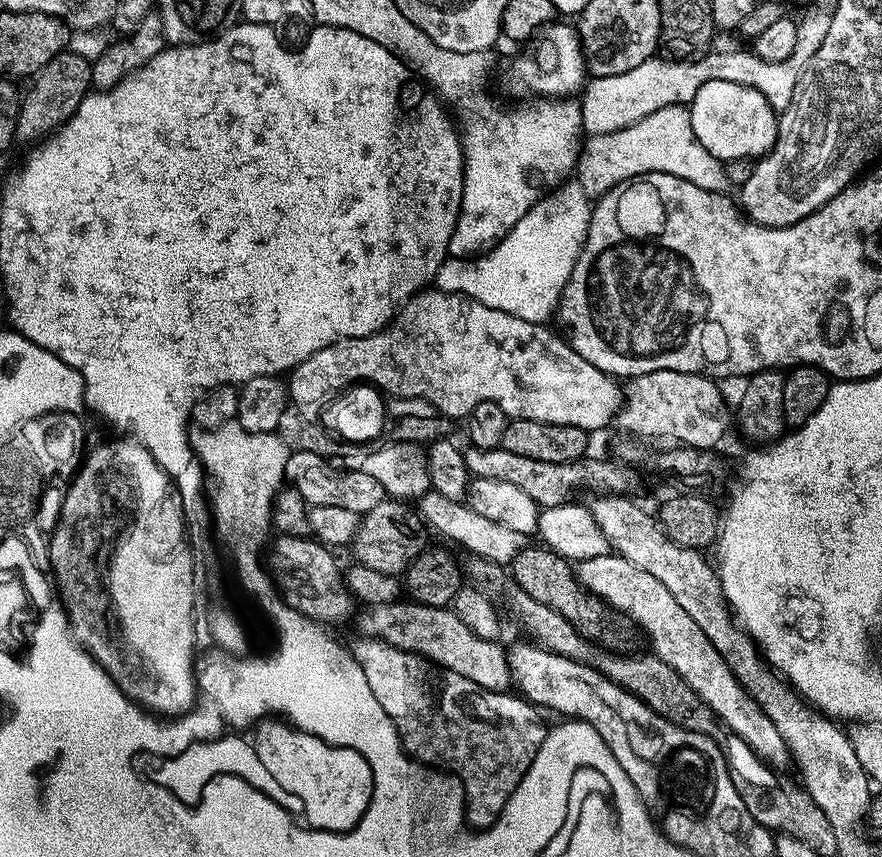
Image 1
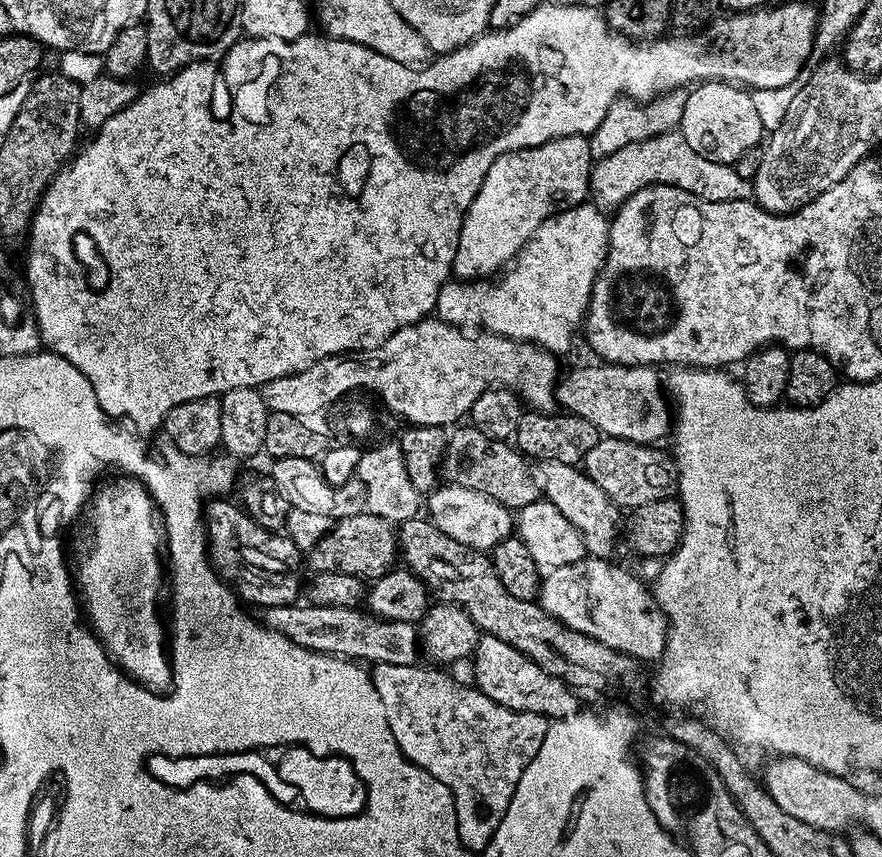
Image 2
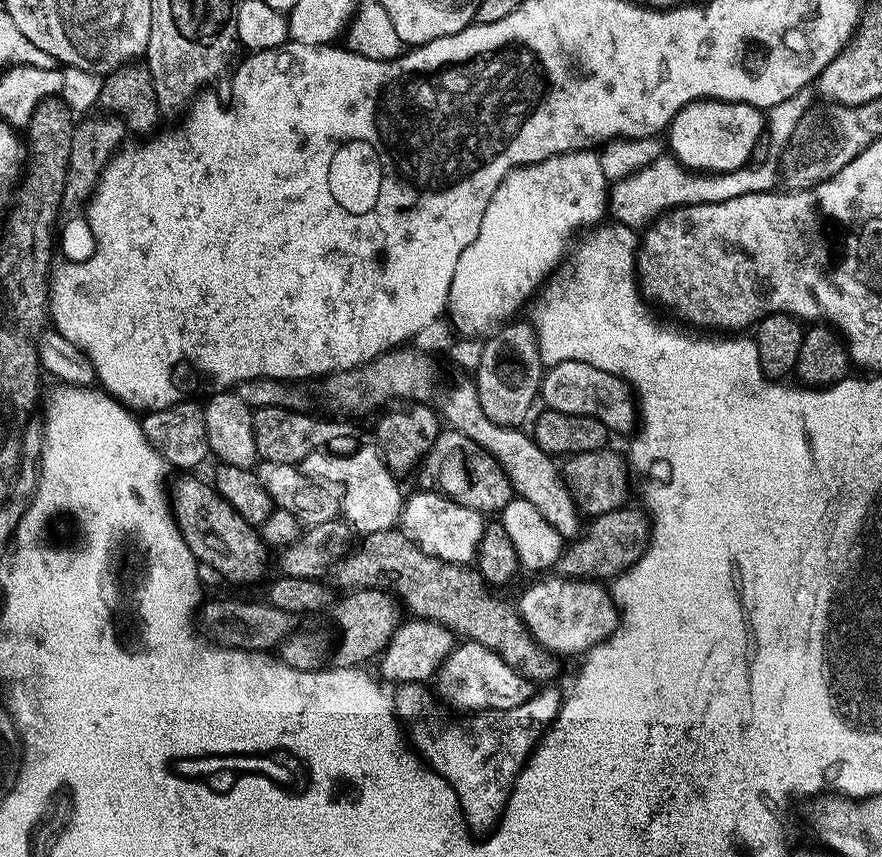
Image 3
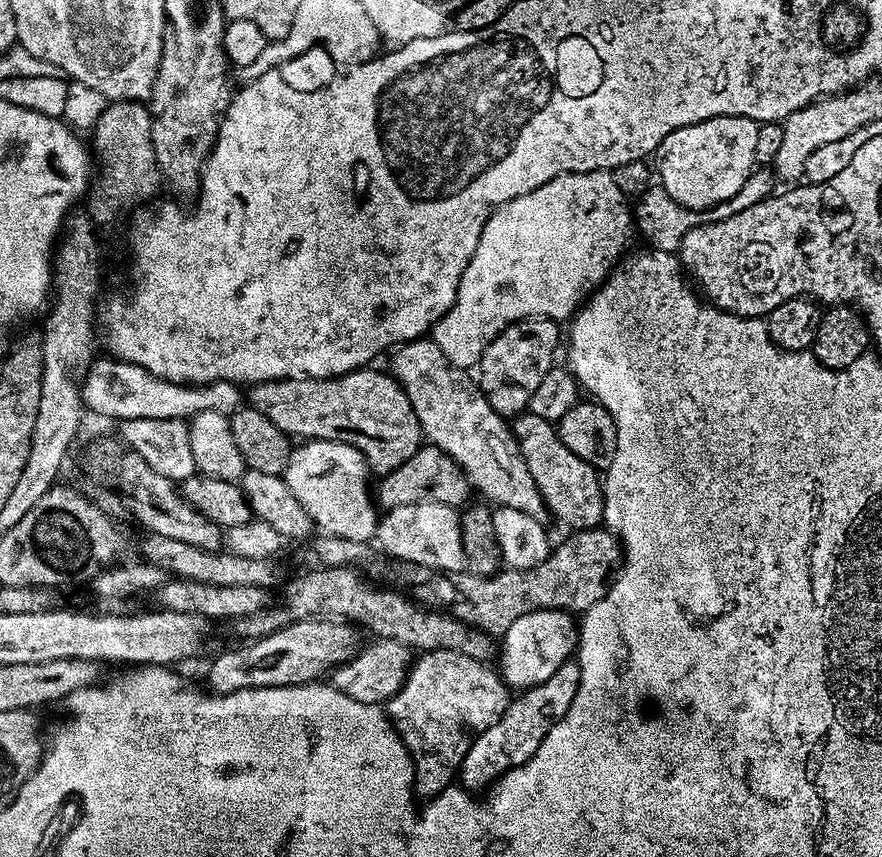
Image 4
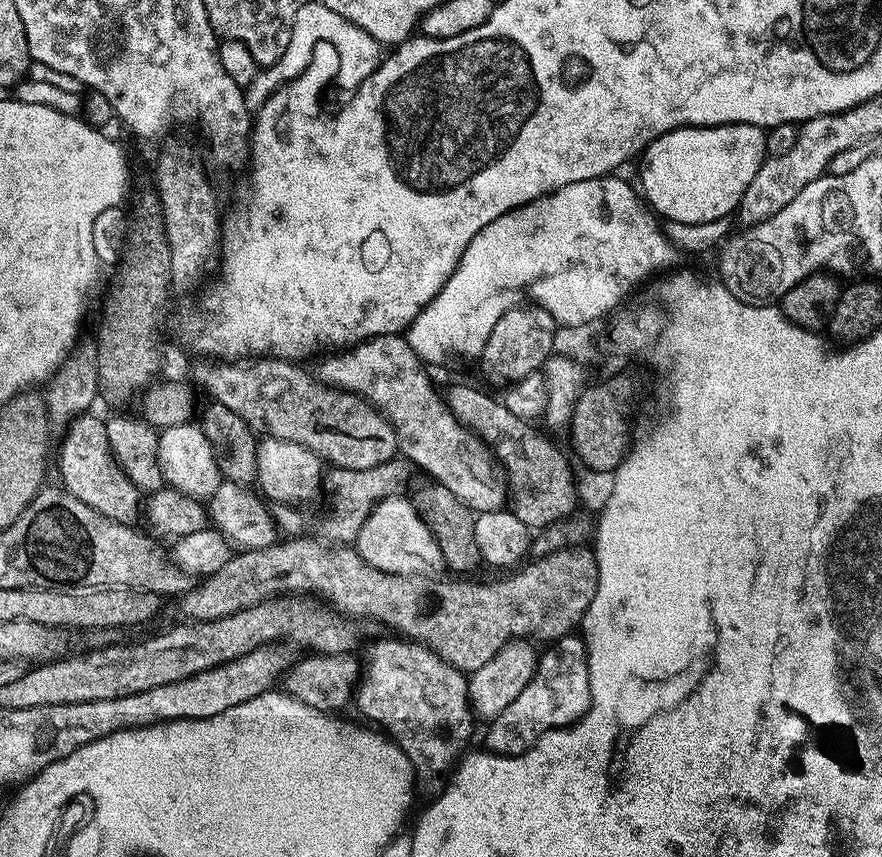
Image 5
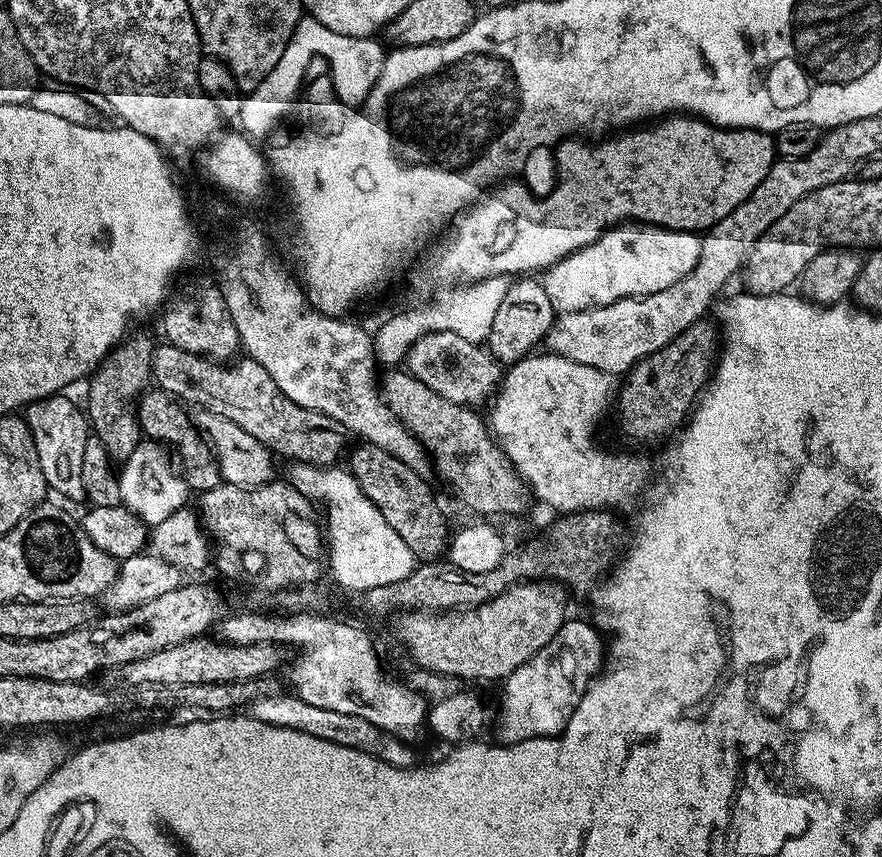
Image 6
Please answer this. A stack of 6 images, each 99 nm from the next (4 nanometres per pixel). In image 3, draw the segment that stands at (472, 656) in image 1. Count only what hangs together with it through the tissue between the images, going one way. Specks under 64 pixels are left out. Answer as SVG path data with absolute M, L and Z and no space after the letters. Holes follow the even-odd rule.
M212 600L203 605L198 612L198 624L204 627L204 632L213 645L221 648L243 648L245 652L268 652L279 649L280 645L297 631L297 617L291 616L289 612L283 612L273 607L272 604L261 602L261 604L250 604L246 600Z

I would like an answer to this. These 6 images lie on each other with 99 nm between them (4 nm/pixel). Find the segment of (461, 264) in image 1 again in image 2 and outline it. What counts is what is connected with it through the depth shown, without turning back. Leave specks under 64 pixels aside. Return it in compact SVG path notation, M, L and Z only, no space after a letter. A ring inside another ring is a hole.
M591 202L557 210L549 220L542 222L542 226L538 226L516 259L499 273L495 282L488 278L477 278L471 282L459 278L449 279L438 294L435 311L439 319L457 326L467 325L469 320L476 324L472 326L479 326L485 332L509 336L512 340L526 340L553 354L570 351L576 331L579 328L581 331L585 323L596 274L604 267L604 259L608 257L609 223L609 217Z

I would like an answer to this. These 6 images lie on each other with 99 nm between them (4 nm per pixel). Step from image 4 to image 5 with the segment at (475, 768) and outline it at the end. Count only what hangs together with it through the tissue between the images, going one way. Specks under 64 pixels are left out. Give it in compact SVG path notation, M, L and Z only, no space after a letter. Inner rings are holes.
M569 634L551 641L545 648L548 649L539 653L534 678L530 678L522 694L518 694L518 698L514 698L514 702L487 725L487 751L500 756L517 756L532 748L542 734L553 728L567 728L588 713L592 695L588 651L583 639L579 635Z

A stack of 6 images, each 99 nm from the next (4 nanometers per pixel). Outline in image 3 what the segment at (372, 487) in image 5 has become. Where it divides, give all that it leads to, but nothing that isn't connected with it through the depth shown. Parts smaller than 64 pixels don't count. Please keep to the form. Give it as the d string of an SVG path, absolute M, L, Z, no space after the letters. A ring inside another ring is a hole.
M443 429L421 461L416 478L421 491L441 493L485 516L500 514L513 499L512 484L499 462L460 431Z

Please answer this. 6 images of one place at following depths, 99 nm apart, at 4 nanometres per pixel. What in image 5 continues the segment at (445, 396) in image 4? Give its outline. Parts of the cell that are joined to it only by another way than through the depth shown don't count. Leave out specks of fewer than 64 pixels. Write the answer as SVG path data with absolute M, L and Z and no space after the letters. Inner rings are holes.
M403 335L376 336L373 340L363 340L361 344L353 344L347 350L336 350L325 356L328 357L314 368L320 383L346 392L354 392L358 396L363 396L369 404L379 408L391 420L396 430L402 456L412 461L417 469L425 468L435 483L446 486L450 494L457 496L466 507L477 514L498 511L505 507L506 484L494 463L493 453L480 436L457 420L441 389L438 390L432 385L425 361L421 360L420 355L408 345Z

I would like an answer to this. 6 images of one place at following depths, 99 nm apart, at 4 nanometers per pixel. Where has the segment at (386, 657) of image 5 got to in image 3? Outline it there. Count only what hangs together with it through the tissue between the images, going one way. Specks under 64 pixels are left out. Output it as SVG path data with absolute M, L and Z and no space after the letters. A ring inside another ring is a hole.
M464 640L453 647L436 673L434 684L441 698L461 708L464 714L510 710L514 706L522 706L522 702L529 700L534 691L533 681L522 678L518 670L510 670L510 666L506 666L506 662L496 652L473 640Z

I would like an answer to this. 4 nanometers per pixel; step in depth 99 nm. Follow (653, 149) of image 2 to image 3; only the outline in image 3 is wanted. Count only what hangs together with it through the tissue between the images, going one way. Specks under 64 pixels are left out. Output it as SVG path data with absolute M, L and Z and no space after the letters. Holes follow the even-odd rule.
M671 154L657 156L652 164L645 166L640 172L626 180L615 181L610 188L610 212L615 223L625 224L633 230L644 230L661 216L672 211L673 208L689 204L710 204L714 198L741 196L750 191L749 185L744 184L748 176L747 167L739 168L736 172L722 172L719 174L693 174L689 169L678 163Z

